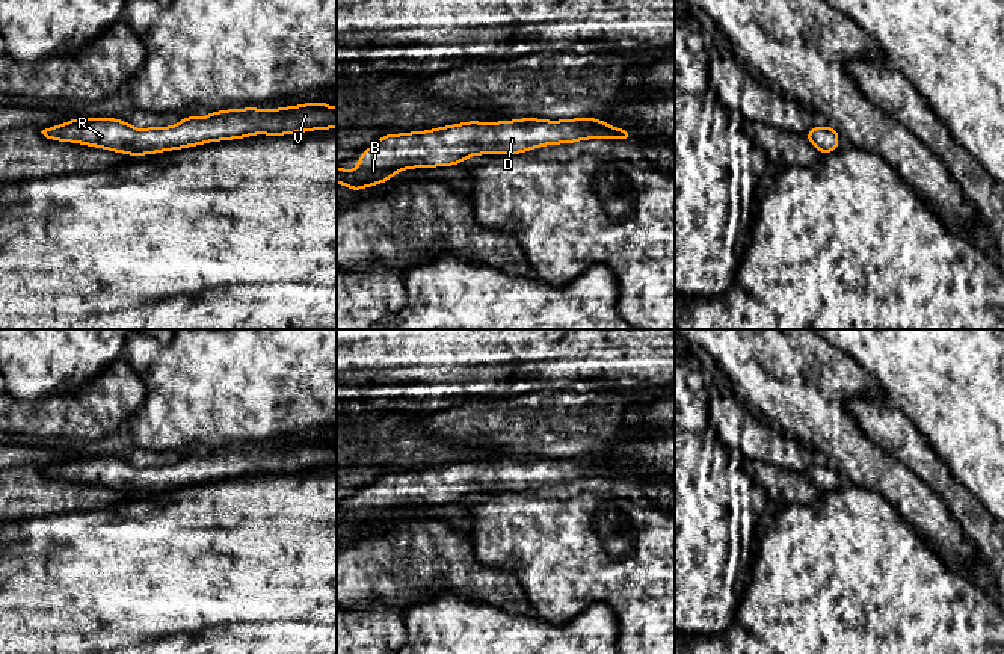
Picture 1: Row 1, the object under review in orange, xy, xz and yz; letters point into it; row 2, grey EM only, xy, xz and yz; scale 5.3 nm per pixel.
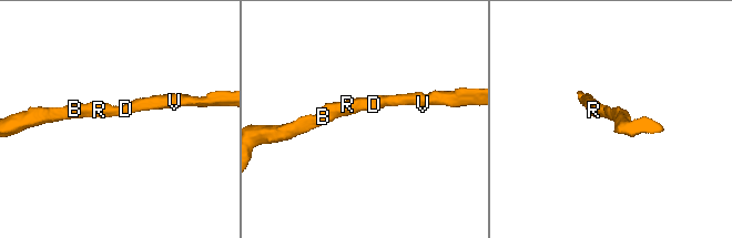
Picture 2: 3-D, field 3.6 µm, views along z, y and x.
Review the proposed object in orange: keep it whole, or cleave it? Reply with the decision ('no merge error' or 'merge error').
no merge error

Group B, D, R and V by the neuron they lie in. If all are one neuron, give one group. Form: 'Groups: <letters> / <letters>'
Groups: B D R V

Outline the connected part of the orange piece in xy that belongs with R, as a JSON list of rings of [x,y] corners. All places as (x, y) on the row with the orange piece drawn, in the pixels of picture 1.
[[[305,103],[284,109],[229,109],[208,112],[207,118],[187,116],[174,127],[134,128],[115,118],[77,118],[41,133],[51,140],[74,142],[116,153],[142,156],[242,139],[251,134],[293,134],[310,130],[337,128],[337,107]]]

